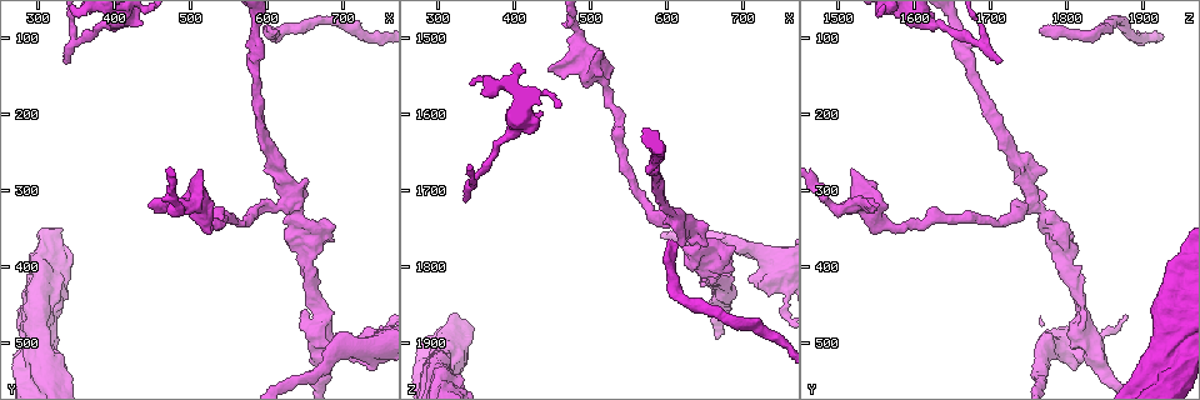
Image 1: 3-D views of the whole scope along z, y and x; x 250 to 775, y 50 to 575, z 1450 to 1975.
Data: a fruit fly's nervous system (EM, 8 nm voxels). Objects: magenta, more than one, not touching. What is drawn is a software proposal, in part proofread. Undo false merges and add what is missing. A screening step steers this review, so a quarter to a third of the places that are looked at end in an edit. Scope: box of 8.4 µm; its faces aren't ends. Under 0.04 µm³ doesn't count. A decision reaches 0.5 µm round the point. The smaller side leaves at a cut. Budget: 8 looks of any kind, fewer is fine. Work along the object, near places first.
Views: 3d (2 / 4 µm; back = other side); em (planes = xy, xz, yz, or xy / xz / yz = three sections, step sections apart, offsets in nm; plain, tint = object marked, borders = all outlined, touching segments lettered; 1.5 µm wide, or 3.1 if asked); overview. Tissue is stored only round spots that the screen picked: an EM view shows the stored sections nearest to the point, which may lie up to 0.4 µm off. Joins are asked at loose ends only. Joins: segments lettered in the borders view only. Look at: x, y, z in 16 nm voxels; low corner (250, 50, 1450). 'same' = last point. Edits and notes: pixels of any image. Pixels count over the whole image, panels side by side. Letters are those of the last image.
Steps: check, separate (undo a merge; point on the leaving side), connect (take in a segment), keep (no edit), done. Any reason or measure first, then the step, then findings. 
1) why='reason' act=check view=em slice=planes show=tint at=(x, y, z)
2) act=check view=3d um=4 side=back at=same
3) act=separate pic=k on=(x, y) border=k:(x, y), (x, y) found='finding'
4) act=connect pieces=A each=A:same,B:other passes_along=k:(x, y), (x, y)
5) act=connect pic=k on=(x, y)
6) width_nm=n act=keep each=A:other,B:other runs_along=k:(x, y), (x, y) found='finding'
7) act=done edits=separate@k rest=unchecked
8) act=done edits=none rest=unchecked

why='stops while still wide' act=check view=3d um=4 side=back at=(310, 485, 1915)

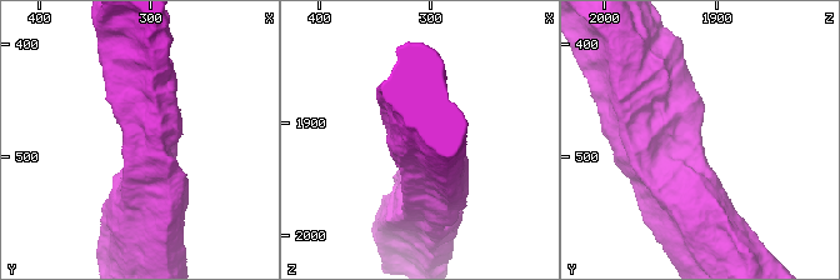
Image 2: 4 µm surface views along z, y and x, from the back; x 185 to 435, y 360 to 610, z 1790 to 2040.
act=check view=em slice=planes show=borders at=same

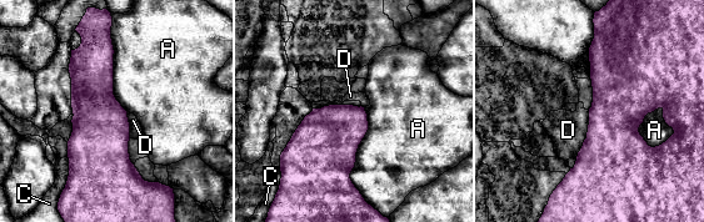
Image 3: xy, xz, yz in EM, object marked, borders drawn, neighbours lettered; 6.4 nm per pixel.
act=keep each=A:other,C:other,D:other border=3:(589, 110), (587, 137), (575, 156) found='no lettered segment goes on from it'

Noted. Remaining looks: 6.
why='tapers out' act=check view=em slice=yz step=8 show=borders at=(330, 130, 1715)

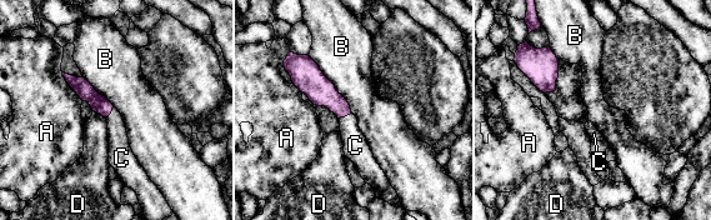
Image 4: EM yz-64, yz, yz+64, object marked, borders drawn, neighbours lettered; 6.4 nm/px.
longest_contact=B:460nm act=connect pieces=C each=A:other,B:other,C:same,D:other passes_along=4:(99, 104), (110, 113), (119, 149) found='it goes on there'

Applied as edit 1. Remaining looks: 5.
why='see it whole again' act=check view=overview

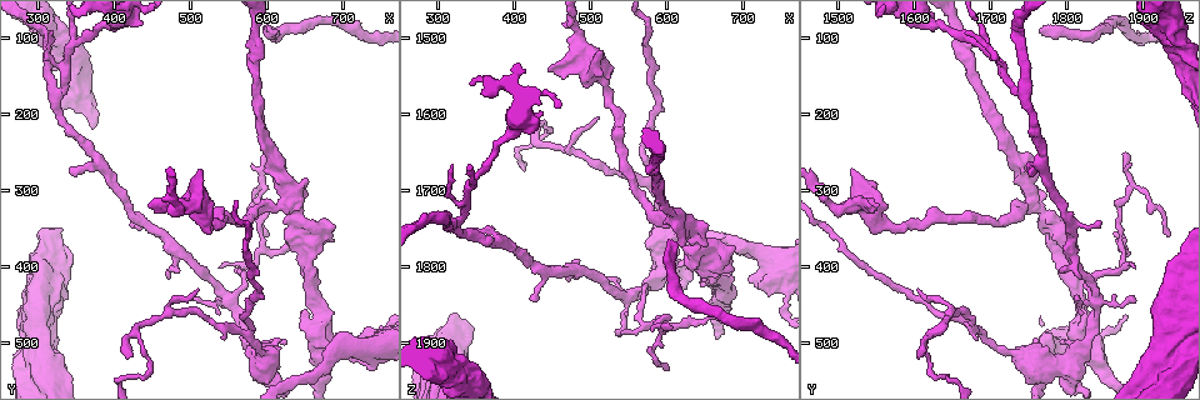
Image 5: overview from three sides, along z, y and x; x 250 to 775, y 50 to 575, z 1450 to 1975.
act=check view=3d um=4 at=(600, 90, 1765)

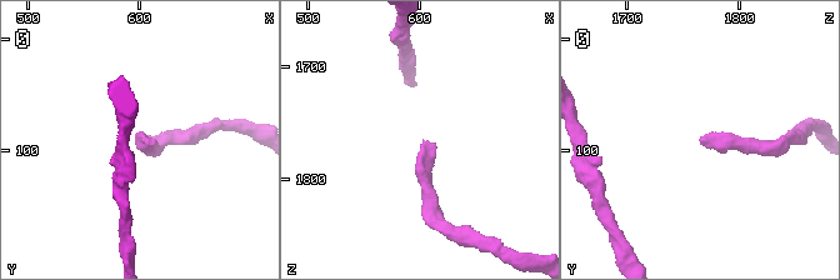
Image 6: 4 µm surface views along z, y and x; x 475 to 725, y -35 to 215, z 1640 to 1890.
act=check view=em slice=planes show=borders at=(608, 90, 1768)

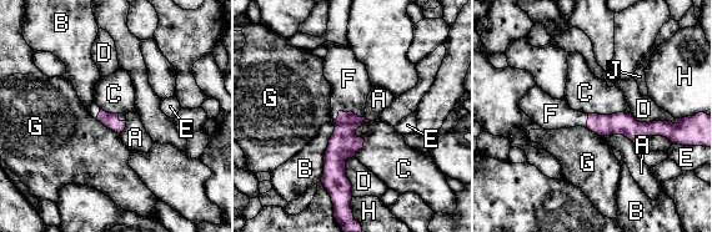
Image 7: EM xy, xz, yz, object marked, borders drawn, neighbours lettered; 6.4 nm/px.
act=connect pieces=F each=A:other,B:other,C:other,D:other,E:other,F:same,G:other,H:other,J:other passes_along=7:(344, 144), (347, 112), (349, 79) found='the neuron continues'

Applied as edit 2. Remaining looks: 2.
act=done edits=connect@4,connect@7 rest=unchecked

